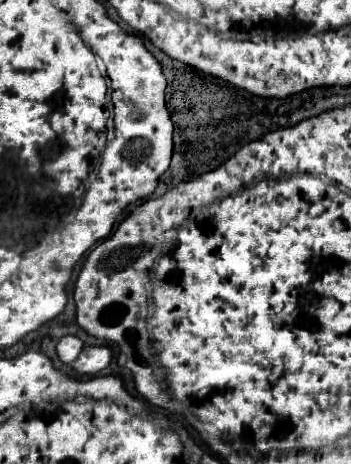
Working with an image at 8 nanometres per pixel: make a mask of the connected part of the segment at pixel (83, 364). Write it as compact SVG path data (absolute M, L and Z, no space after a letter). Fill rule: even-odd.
M92 345L92 347L86 347L70 367L80 375L94 375L102 371L110 361L112 361L112 351L108 347Z

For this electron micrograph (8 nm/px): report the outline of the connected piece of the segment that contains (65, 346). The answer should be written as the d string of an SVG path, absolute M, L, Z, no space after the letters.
M62 337L58 341L58 345L56 345L58 359L68 365L68 363L72 363L78 357L78 353L82 351L82 347L84 347L84 343L78 337Z

